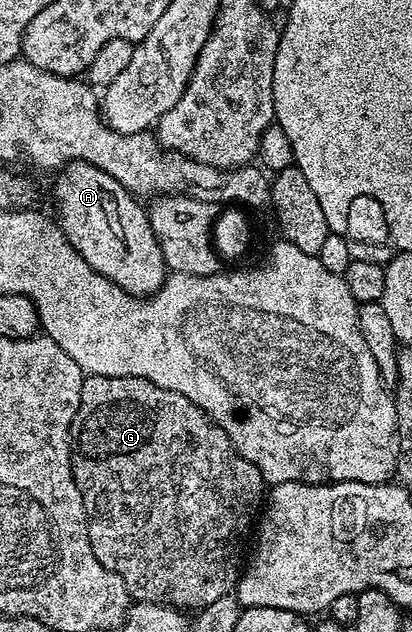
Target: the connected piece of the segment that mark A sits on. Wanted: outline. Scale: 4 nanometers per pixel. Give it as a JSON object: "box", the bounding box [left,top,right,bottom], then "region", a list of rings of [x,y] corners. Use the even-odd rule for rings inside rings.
{"box":[57,160,166,298],"region":[[[71,160],[57,176],[58,220],[78,254],[124,292],[137,298],[151,297],[163,286],[166,269],[145,205],[113,176],[85,160]]]}

